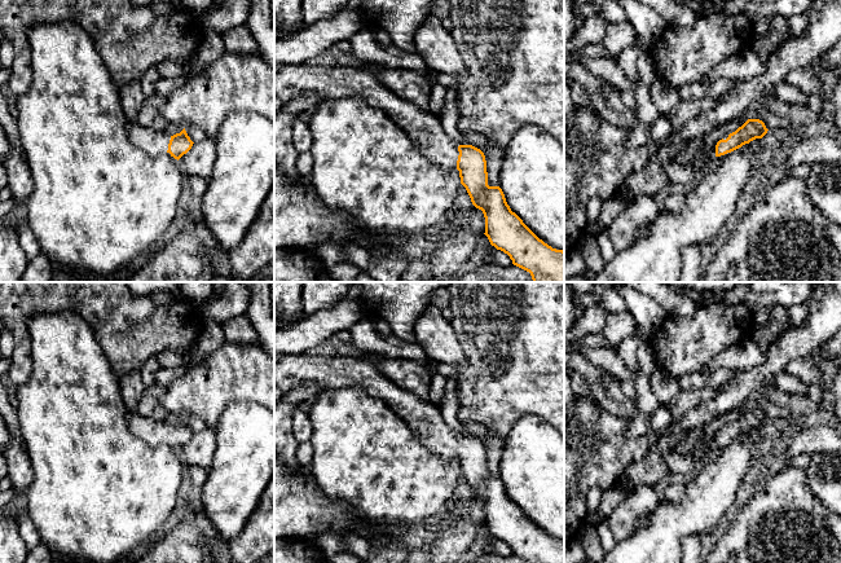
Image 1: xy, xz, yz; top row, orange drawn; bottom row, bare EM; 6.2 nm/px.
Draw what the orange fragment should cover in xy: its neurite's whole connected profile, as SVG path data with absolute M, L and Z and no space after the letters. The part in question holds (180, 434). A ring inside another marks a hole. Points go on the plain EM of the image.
M128 412L127 422L129 430L151 448L169 443L171 447L179 450L194 434L185 418L180 423L169 426L166 421L160 422Z

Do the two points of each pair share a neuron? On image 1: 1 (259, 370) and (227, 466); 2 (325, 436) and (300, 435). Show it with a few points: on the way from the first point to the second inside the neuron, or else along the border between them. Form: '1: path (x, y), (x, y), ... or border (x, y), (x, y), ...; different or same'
1: border (260, 404), (254, 401), (232, 401), (220, 413); different
2: border (307, 413), (312, 426), (311, 440); different

